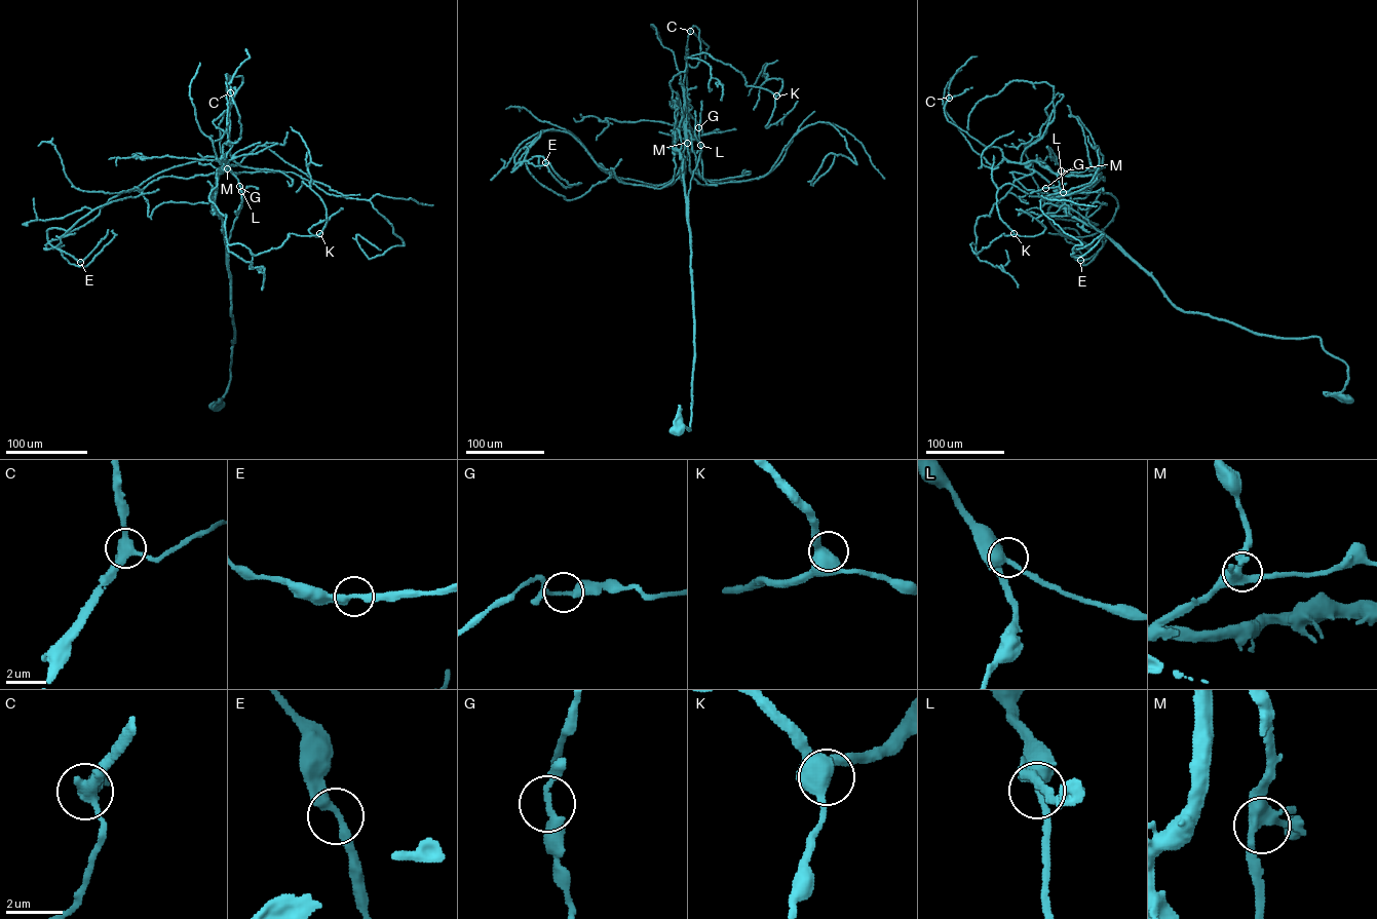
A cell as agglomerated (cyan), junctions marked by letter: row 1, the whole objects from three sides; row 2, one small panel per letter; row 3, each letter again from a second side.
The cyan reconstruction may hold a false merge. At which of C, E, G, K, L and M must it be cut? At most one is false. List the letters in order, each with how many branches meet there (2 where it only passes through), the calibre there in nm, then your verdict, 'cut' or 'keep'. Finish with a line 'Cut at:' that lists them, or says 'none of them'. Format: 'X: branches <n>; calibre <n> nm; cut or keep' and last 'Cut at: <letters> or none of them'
C: branches 3; calibre 400 nm; keep
E: branches 2; calibre 300 nm; keep
G: branches 3; calibre 240 nm; keep
K: branches 2; calibre 550 nm; keep
L: branches 3; calibre 360 nm; keep
M: branches 3; calibre 420 nm; keep
Cut at: none of them

